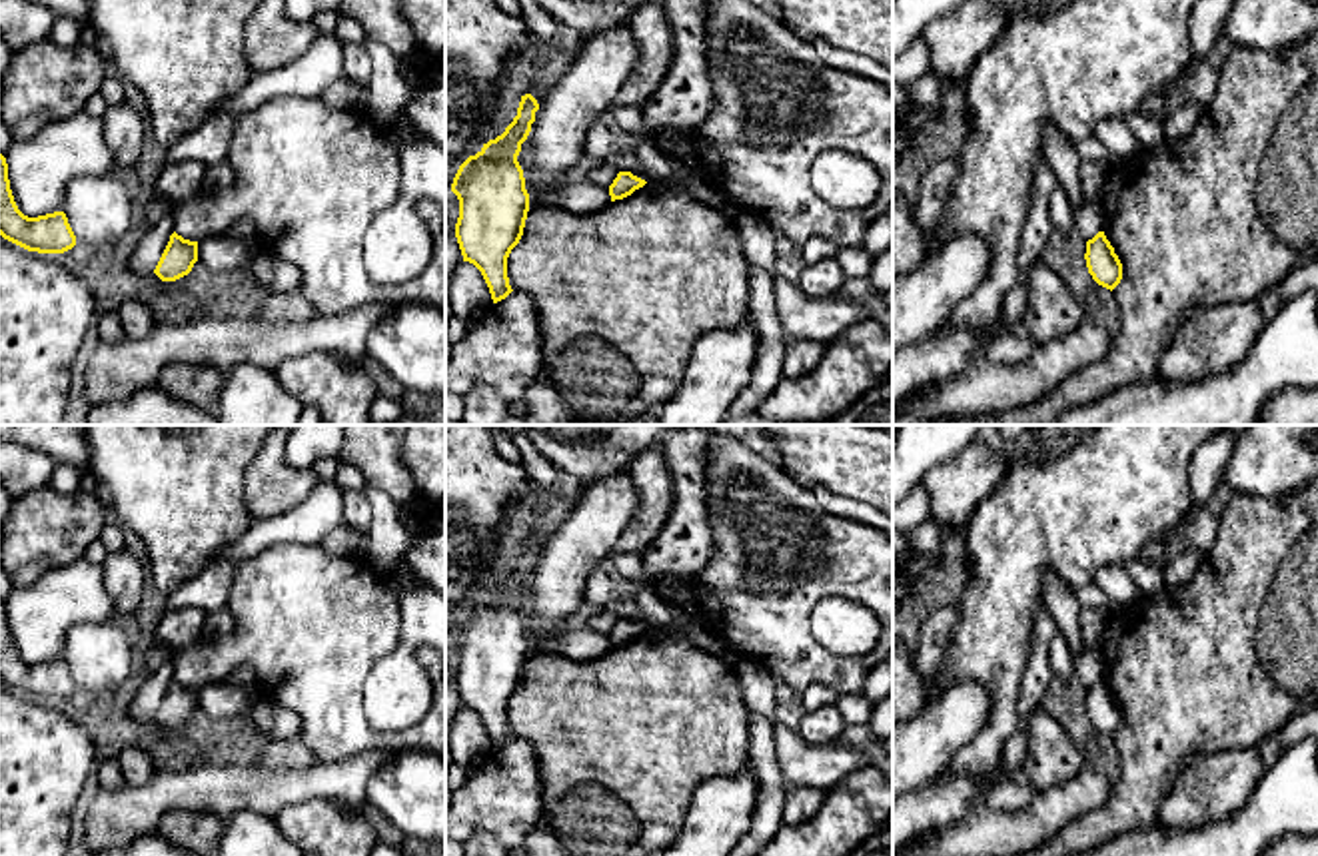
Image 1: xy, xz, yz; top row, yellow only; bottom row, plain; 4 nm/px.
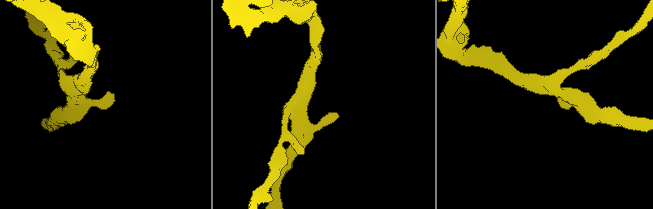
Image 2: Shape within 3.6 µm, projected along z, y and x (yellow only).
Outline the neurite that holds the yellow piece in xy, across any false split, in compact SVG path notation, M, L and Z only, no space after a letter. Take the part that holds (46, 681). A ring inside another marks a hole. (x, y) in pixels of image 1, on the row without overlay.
M0 601L0 682L28 698L64 700L76 692L76 682L64 658L38 664L24 662L12 642L8 611Z

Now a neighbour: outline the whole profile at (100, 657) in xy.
M106 621L70 629L62 658L76 688L98 696L124 686L136 668L138 650L116 623Z

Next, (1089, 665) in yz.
M1084 646L1082 652L1074 654L1074 676L1082 686L1092 686L1104 674L1104 658L1098 648Z

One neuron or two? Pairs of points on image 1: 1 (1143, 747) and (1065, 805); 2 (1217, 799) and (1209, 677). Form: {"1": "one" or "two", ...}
{"1": "two", "2": "two"}

